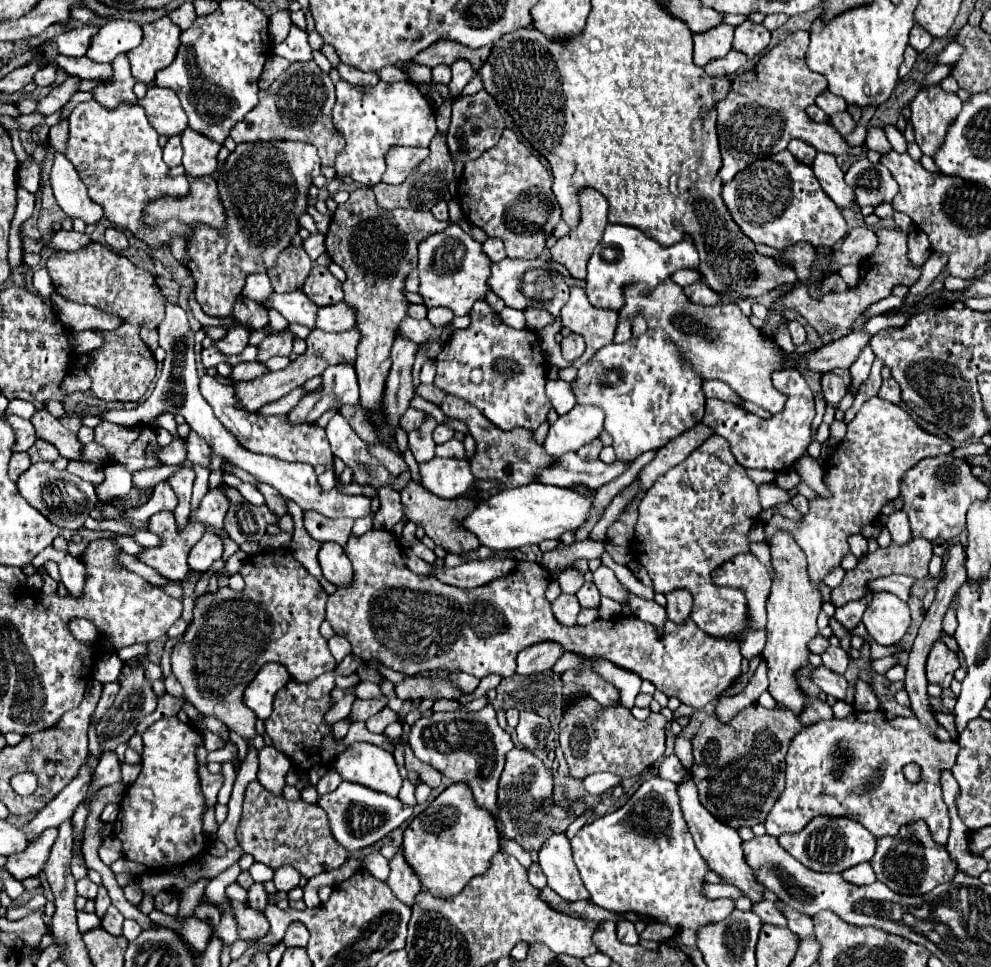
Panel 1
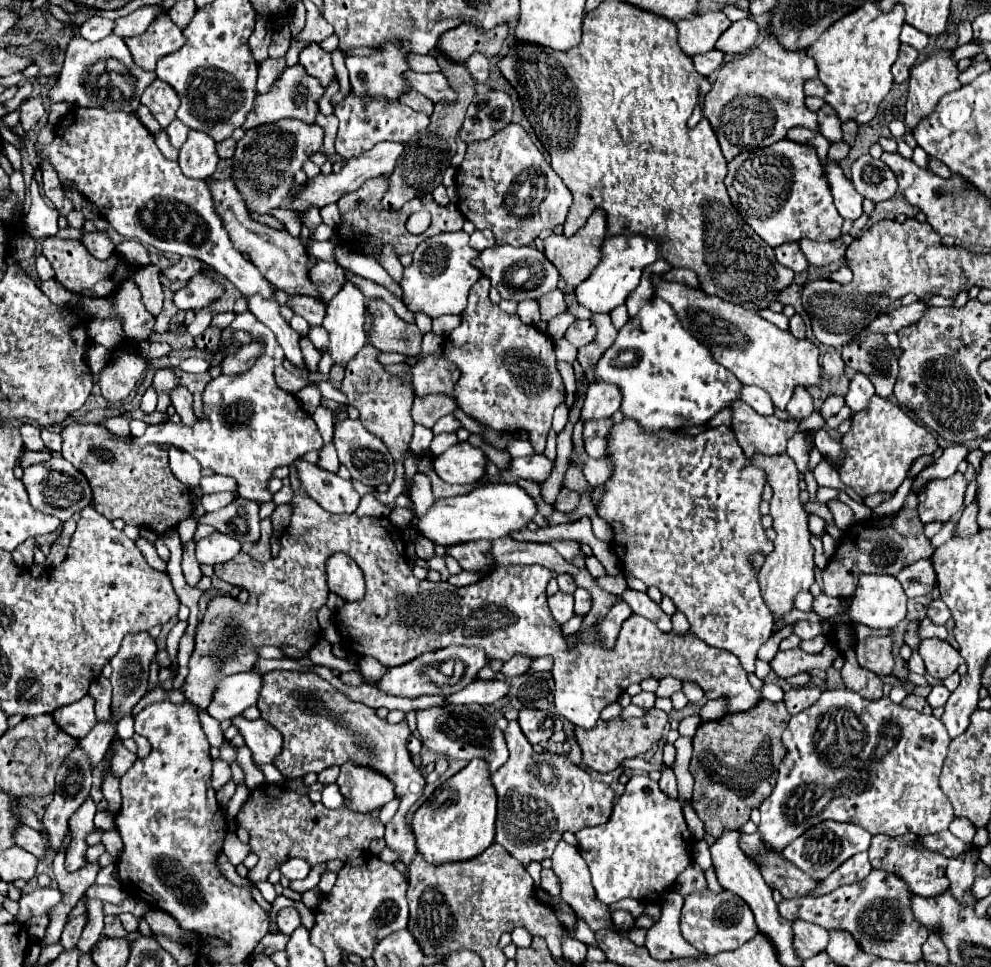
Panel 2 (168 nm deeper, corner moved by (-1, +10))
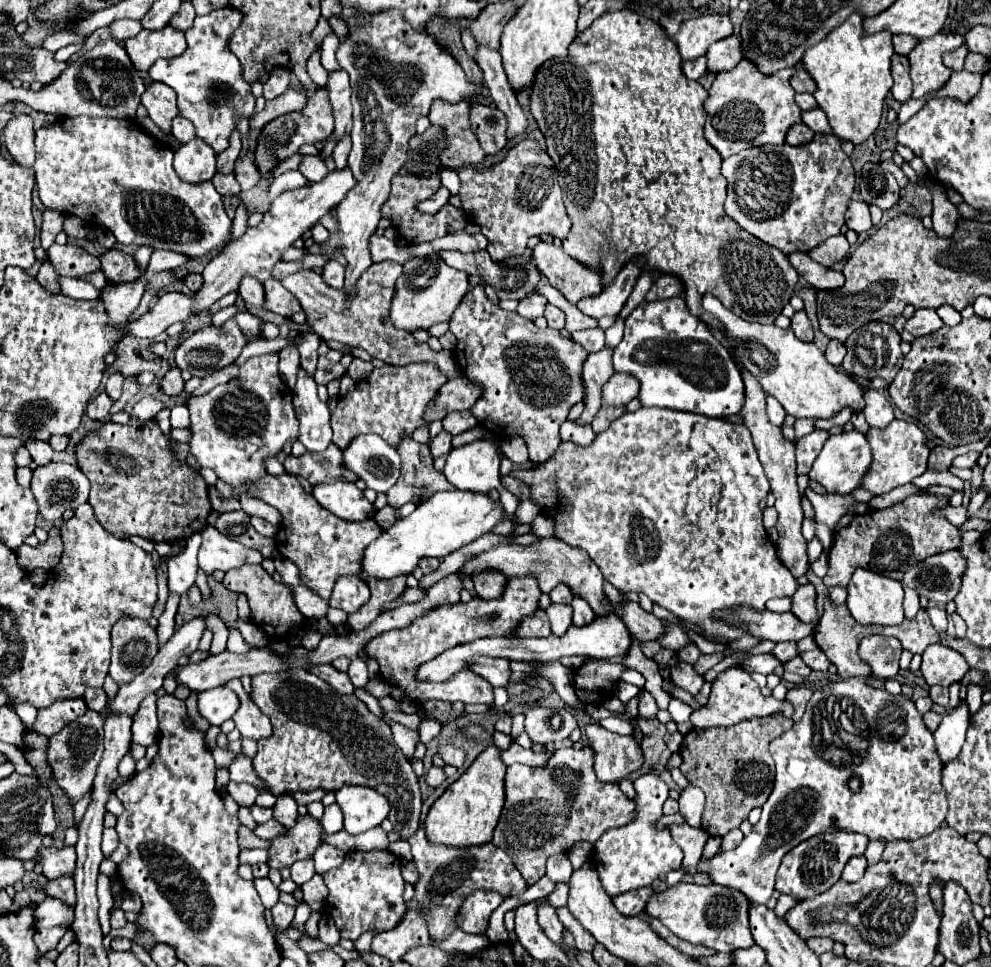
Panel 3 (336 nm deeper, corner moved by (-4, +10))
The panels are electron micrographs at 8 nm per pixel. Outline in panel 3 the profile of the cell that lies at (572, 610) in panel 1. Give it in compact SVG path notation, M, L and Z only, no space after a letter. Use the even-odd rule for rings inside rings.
M550 604L546 608L550 626L552 626L552 634L554 636L564 636L566 630L572 626L572 608L564 606L564 604Z

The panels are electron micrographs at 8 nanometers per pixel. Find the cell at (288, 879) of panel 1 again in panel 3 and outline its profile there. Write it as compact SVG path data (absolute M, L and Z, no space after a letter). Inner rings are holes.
M306 858L306 860L300 860L300 862L294 862L290 866L292 870L292 880L302 886L304 882L308 882L316 872L314 872L314 860L312 858Z

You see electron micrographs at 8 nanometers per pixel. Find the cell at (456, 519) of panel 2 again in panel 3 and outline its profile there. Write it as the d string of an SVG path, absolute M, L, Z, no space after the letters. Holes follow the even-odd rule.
M468 490L436 492L424 504L418 504L410 516L398 518L364 550L358 578L368 582L372 578L390 580L396 576L412 574L420 558L444 558L450 552L490 532L500 520L504 520L504 510L500 504L494 504L488 494L476 494Z

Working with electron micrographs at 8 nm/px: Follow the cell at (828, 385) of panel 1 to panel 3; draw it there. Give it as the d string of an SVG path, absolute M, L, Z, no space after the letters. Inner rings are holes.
M830 340L826 346L826 360L834 366L840 366L844 356L846 356L846 346L840 340Z

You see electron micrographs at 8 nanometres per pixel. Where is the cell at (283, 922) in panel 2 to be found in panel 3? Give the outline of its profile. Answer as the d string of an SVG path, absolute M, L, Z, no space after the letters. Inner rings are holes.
M278 902L278 904L272 906L272 916L274 916L274 922L280 928L288 928L292 924L292 920L294 920L294 908Z

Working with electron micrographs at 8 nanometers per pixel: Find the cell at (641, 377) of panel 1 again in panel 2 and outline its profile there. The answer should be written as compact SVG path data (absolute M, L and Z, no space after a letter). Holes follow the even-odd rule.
M651 298L641 308L641 312L635 318L629 318L629 322L619 330L613 346L599 358L595 366L595 380L619 386L623 394L619 410L625 418L635 420L645 434L703 426L715 412L725 408L731 400L737 400L741 390L741 382L733 378L727 368L717 364L701 342L697 342L687 330L683 330L673 308L661 298Z

